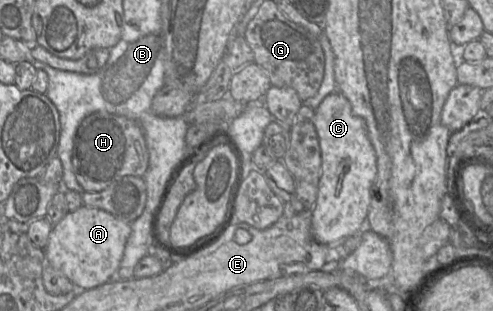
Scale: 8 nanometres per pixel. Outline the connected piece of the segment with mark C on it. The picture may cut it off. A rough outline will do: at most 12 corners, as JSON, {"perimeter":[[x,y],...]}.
{"perimeter":[[338,90],[314,111],[321,244],[367,226],[377,157]]}

